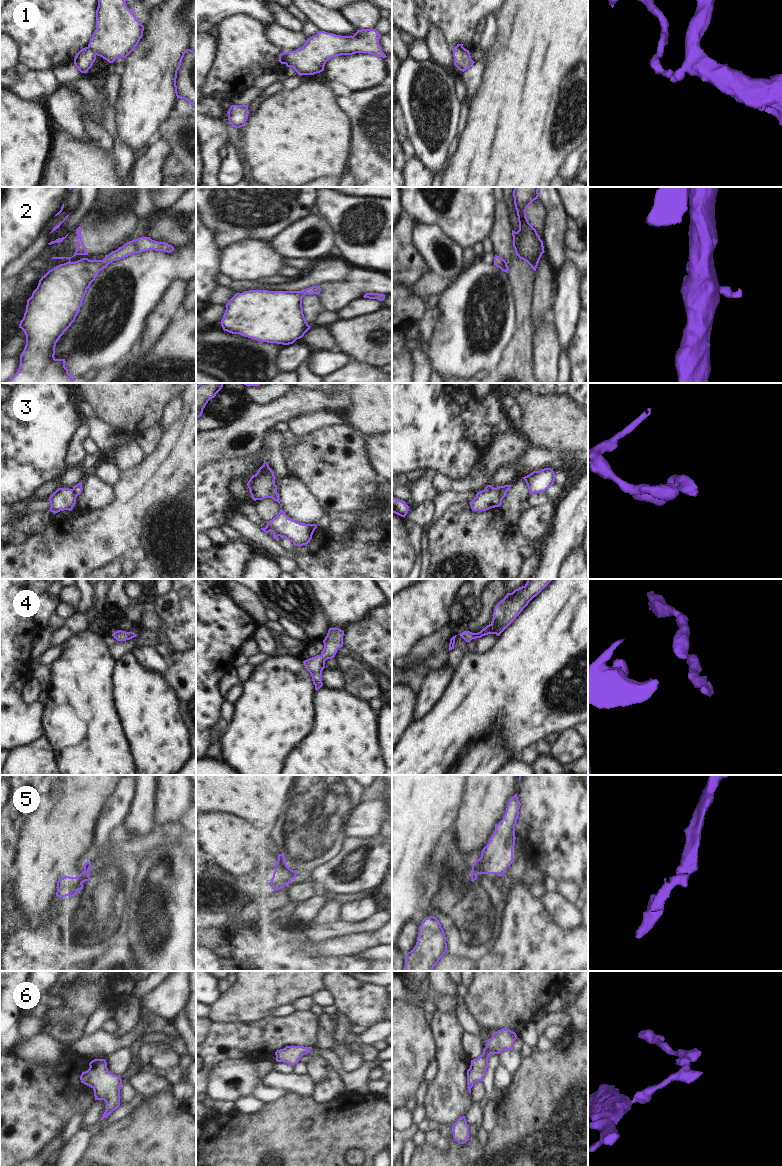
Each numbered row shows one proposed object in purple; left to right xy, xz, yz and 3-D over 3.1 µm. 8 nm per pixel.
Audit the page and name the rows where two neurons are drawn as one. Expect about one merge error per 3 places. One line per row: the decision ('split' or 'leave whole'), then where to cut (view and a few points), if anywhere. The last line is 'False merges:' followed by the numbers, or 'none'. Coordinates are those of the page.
1: split | xz (286, 52), (284, 63)
2: leave whole | no cut
3: split | xz (274, 484), (269, 497)
4: leave whole | no cut
5: leave whole | no cut
6: leave whole | no cut
False merges: 1, 3

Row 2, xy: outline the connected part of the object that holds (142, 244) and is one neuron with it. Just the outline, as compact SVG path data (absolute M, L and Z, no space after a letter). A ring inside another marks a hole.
M81 226L76 230L77 234L77 244L76 255L88 255L88 252L85 249L84 243L81 238ZM140 237L125 243L123 246L119 247L117 250L112 251L110 254L105 255L103 260L89 260L88 258L82 258L78 261L71 262L72 257L53 257L51 259L68 259L69 261L60 264L53 269L49 270L44 276L39 280L37 288L33 291L32 296L27 300L26 311L24 313L23 319L20 321L19 328L21 328L26 335L26 345L20 355L20 365L16 374L7 382L7 383L73 383L75 376L70 375L67 367L65 366L65 359L56 359L55 355L55 346L60 337L64 332L71 326L75 321L76 316L80 311L82 306L84 296L87 292L87 289L90 287L91 283L95 280L98 273L106 268L113 261L117 261L128 257L134 253L145 252L149 250L155 251L164 251L171 253L174 250L174 247L165 242L158 242L152 240L150 237Z

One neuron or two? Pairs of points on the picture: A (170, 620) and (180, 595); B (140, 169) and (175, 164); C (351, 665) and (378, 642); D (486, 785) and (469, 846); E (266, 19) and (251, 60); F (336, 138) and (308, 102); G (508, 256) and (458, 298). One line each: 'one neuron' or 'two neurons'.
A: one neuron
B: two neurons
C: two neurons
D: one neuron
E: two neurons
F: one neuron
G: two neurons

